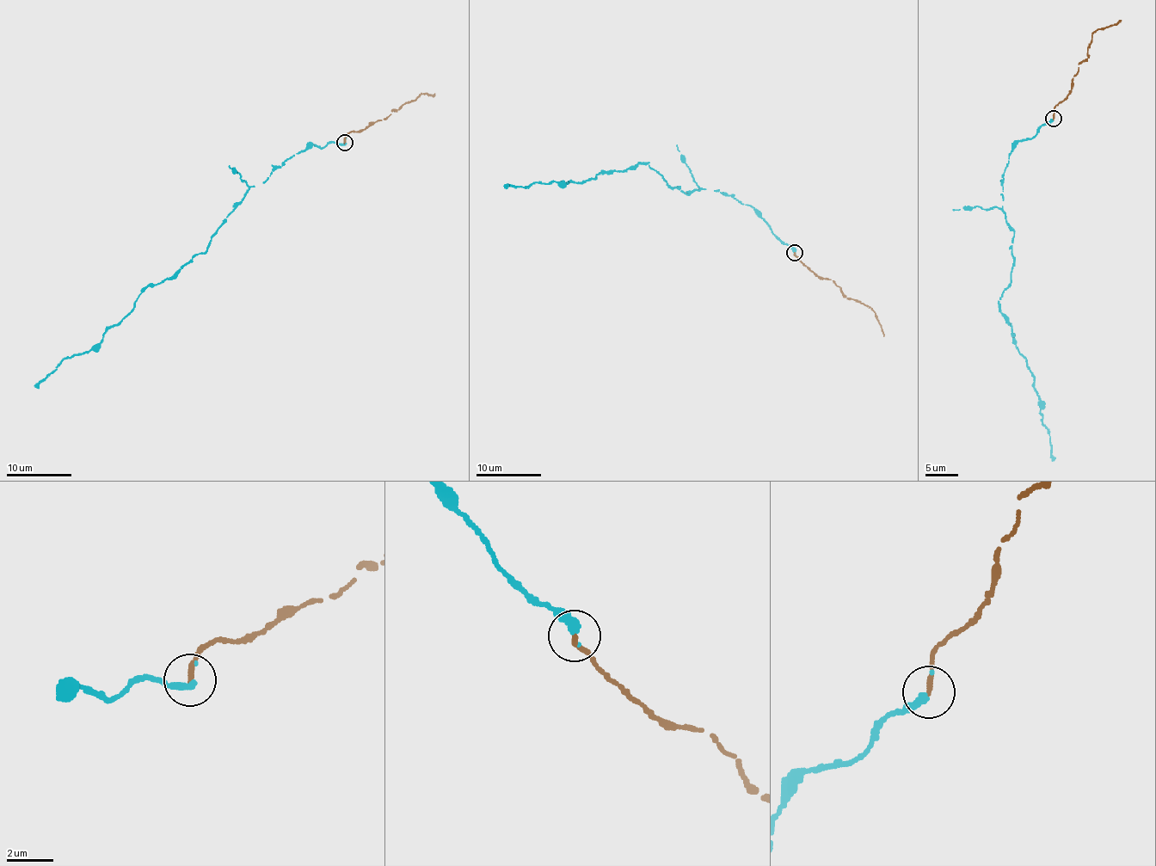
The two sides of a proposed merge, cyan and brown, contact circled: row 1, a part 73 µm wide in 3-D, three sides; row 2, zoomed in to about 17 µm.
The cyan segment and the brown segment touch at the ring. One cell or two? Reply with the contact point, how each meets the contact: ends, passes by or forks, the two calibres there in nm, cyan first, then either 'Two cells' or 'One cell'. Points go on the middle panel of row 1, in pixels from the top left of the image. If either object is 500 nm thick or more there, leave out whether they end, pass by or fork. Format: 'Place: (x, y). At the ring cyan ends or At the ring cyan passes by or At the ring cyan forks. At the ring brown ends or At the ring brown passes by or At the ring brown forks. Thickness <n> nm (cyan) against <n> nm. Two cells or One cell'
Place: (794, 253). At the ring cyan ends. At the ring brown ends. Thickness 360 nm (cyan) against 240 nm. One cell

